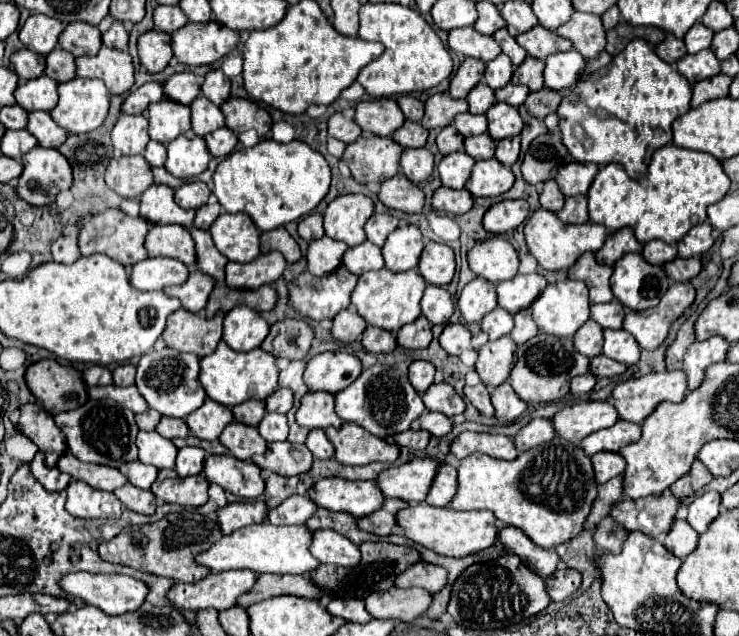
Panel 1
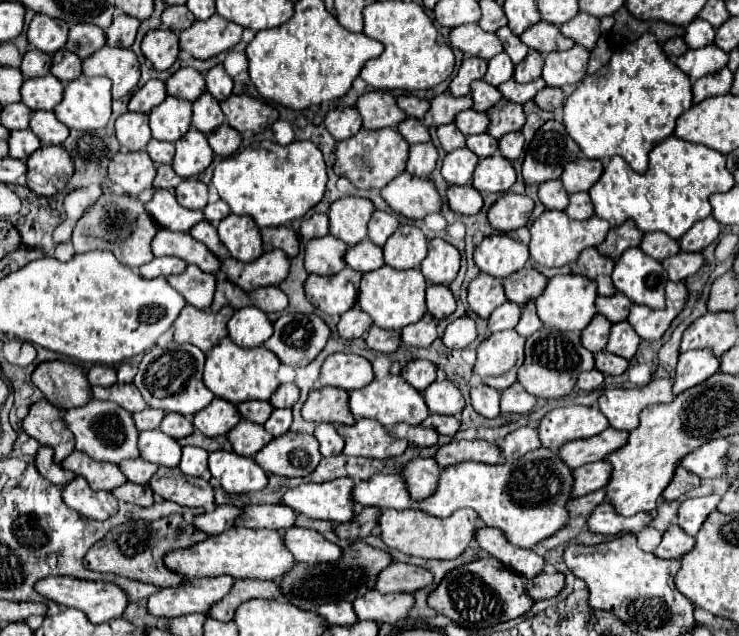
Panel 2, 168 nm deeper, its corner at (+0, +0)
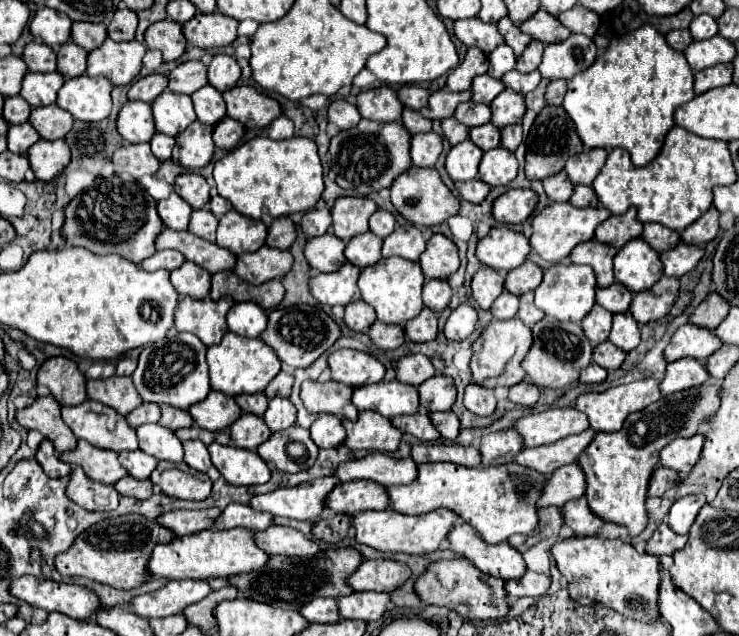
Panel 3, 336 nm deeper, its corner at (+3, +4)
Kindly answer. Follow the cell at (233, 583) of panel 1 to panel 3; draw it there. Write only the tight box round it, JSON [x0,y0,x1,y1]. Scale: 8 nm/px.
[133,580,213,618]

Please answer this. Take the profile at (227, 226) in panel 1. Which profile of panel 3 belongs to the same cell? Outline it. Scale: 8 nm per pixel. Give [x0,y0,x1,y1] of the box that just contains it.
[217,210,267,256]

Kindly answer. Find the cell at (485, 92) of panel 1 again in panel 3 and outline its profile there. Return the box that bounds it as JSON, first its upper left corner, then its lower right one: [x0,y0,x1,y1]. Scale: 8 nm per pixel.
[471,74,505,104]

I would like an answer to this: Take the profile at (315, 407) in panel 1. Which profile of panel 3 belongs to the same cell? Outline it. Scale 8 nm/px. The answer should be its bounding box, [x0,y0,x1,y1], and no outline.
[301,382,357,418]

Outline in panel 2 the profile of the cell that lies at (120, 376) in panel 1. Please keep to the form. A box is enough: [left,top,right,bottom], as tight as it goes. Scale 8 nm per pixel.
[118,364,136,384]

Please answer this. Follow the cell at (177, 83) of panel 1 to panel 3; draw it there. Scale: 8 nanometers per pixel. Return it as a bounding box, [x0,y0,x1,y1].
[169,60,207,94]

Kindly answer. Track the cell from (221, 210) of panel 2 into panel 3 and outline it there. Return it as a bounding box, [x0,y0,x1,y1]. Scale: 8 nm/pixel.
[209,194,233,218]

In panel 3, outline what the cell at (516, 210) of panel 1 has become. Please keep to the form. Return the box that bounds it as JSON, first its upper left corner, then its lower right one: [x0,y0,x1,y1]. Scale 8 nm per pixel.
[493,190,537,224]

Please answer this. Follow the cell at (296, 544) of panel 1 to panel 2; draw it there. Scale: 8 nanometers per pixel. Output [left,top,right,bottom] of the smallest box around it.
[164,528,294,580]

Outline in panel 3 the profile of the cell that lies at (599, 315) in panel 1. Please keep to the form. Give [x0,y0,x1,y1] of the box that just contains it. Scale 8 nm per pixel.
[597,284,633,314]

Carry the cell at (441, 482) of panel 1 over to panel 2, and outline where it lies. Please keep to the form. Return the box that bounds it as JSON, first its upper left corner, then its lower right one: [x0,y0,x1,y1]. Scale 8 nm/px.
[402,458,440,502]

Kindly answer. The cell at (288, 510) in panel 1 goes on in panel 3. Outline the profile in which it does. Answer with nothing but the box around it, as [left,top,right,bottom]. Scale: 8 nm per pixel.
[217,502,273,530]

